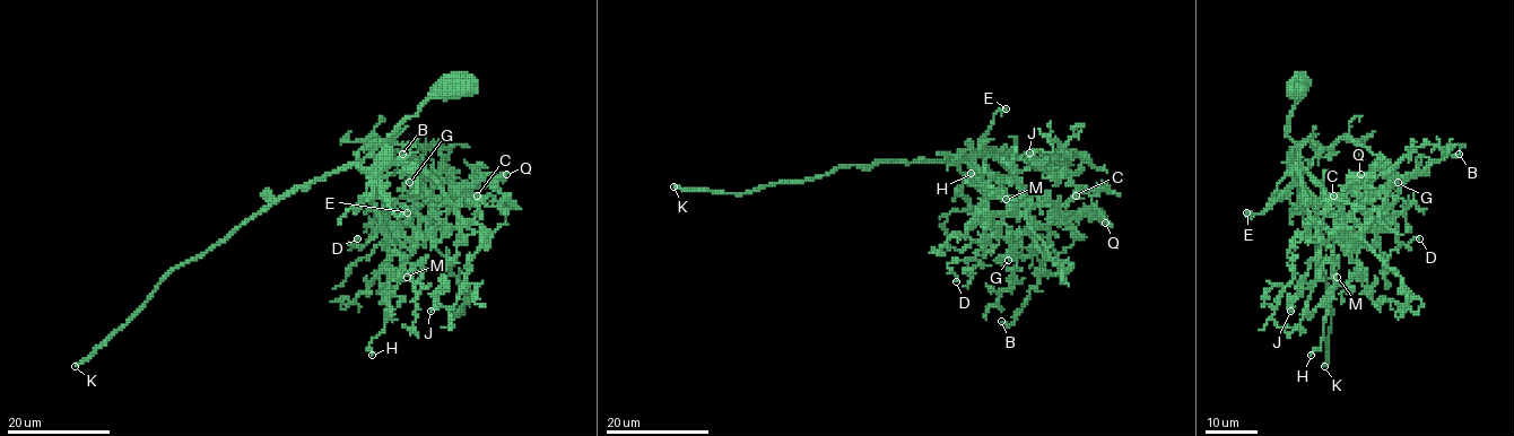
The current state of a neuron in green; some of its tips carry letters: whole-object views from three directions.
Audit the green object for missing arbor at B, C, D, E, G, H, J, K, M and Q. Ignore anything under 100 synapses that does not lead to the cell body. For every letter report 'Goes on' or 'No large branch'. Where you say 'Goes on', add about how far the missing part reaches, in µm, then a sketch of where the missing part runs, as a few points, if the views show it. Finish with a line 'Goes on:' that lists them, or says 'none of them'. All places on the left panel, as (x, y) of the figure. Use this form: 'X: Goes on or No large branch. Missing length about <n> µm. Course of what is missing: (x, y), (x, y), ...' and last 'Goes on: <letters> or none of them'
B: No large branch
C: No large branch
D: No large branch
E: No large branch
G: No large branch
H: No large branch
J: No large branch
K: Goes on. Missing length about 60 µm. Course of what is missing: (75, 366), (17, 366), (9, 351), (22, 328), (26, 371)
M: No large branch
Q: No large branch
Goes on: K

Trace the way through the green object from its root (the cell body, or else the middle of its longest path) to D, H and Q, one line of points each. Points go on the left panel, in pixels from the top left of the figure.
D: (450, 85), (375, 167), (375, 209), (397, 236), (380, 217), (357, 238)
H: (450, 85), (388, 139), (375, 167), (375, 209), (403, 271), (388, 301), (384, 329), (368, 343), (372, 355)
Q: (450, 85), (388, 139), (391, 159), (436, 198), (451, 198), (480, 180), (495, 182), (506, 174)

